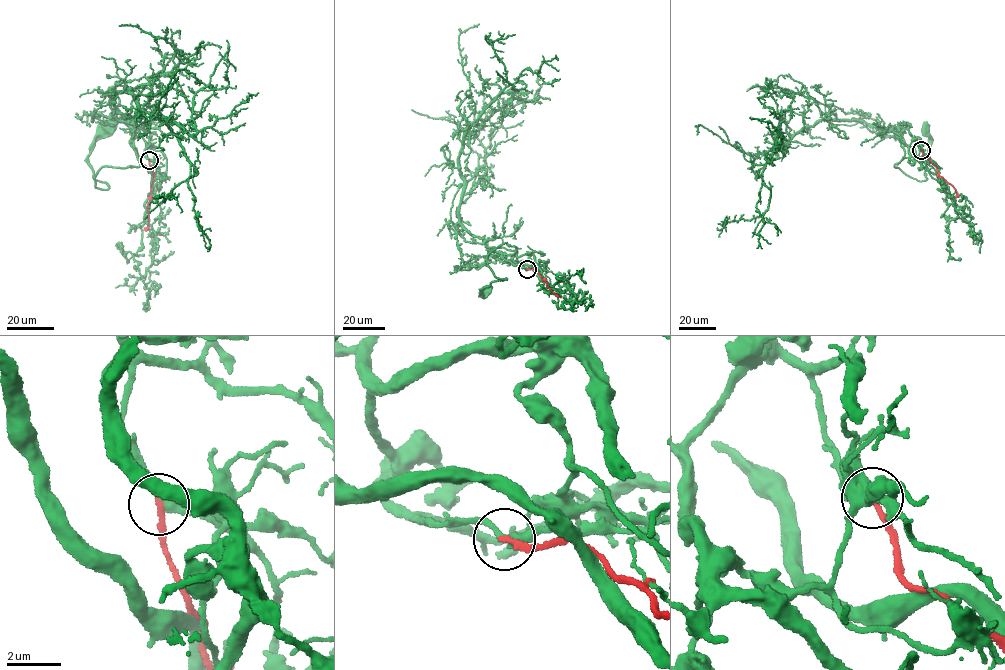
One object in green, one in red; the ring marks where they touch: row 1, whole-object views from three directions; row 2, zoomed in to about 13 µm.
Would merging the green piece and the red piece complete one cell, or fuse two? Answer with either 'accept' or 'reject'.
reject

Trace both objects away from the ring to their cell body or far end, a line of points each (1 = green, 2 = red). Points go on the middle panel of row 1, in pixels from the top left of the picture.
1: (527, 268), (488, 254), (515, 251), (502, 243), (486, 259), (506, 279), (483, 297), (489, 289)
2: (527, 268), (538, 273), (558, 297)

